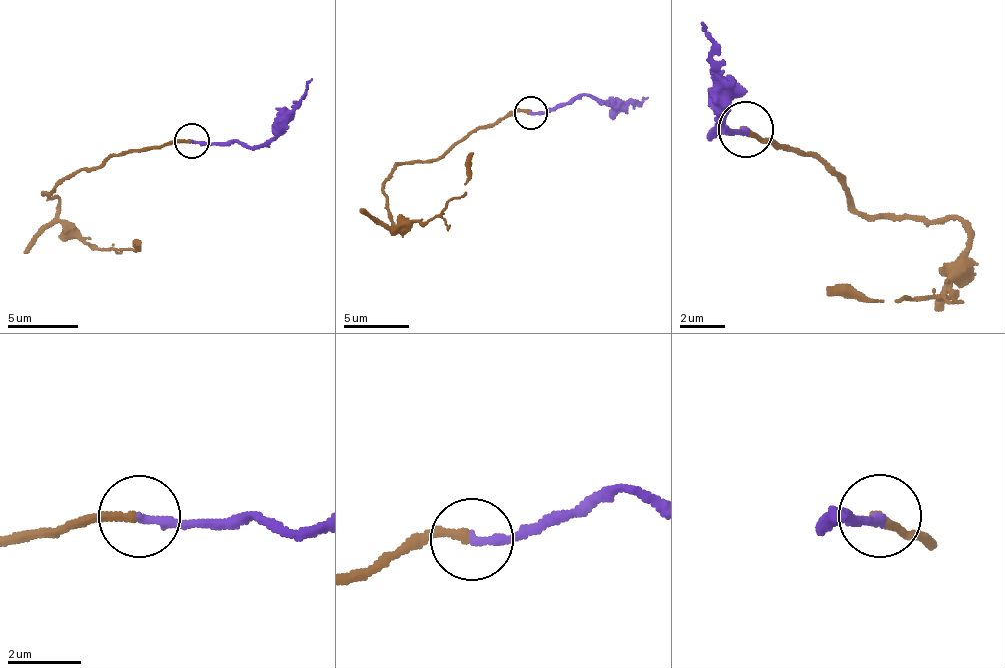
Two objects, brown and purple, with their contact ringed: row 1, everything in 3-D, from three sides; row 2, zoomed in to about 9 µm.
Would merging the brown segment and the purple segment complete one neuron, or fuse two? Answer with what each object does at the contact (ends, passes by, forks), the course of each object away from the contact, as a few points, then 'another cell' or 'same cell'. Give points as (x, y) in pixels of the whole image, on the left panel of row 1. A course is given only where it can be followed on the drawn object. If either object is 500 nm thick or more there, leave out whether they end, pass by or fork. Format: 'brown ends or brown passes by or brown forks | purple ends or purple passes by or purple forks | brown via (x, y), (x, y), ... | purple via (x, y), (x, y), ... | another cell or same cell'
brown ends | purple ends | brown via (189, 140), (114, 152), (43, 194), (57, 199), (61, 221), (102, 248), (135, 250), (140, 241) | purple via (193, 140), (262, 146), (272, 125), (304, 93), (310, 79) | same cell

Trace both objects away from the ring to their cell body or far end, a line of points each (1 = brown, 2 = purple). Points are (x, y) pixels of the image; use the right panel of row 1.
1: (747, 128), (806, 150), (863, 216), (958, 222), (969, 238), (942, 296), (843, 299), (826, 288)
2: (747, 127), (711, 133), (716, 99), (712, 46), (700, 23)

